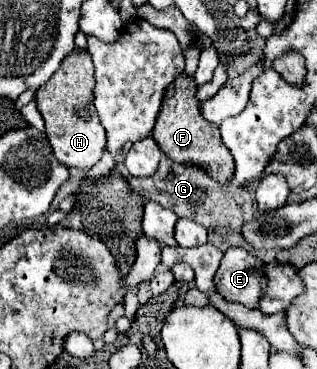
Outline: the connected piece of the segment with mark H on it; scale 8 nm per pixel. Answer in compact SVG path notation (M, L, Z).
M73 50L63 60L55 76L49 78L49 82L43 84L35 94L37 108L45 120L47 138L55 152L55 158L65 166L77 166L83 170L93 168L105 152L105 128L101 126L97 110L93 106L93 74L95 68L89 52Z

